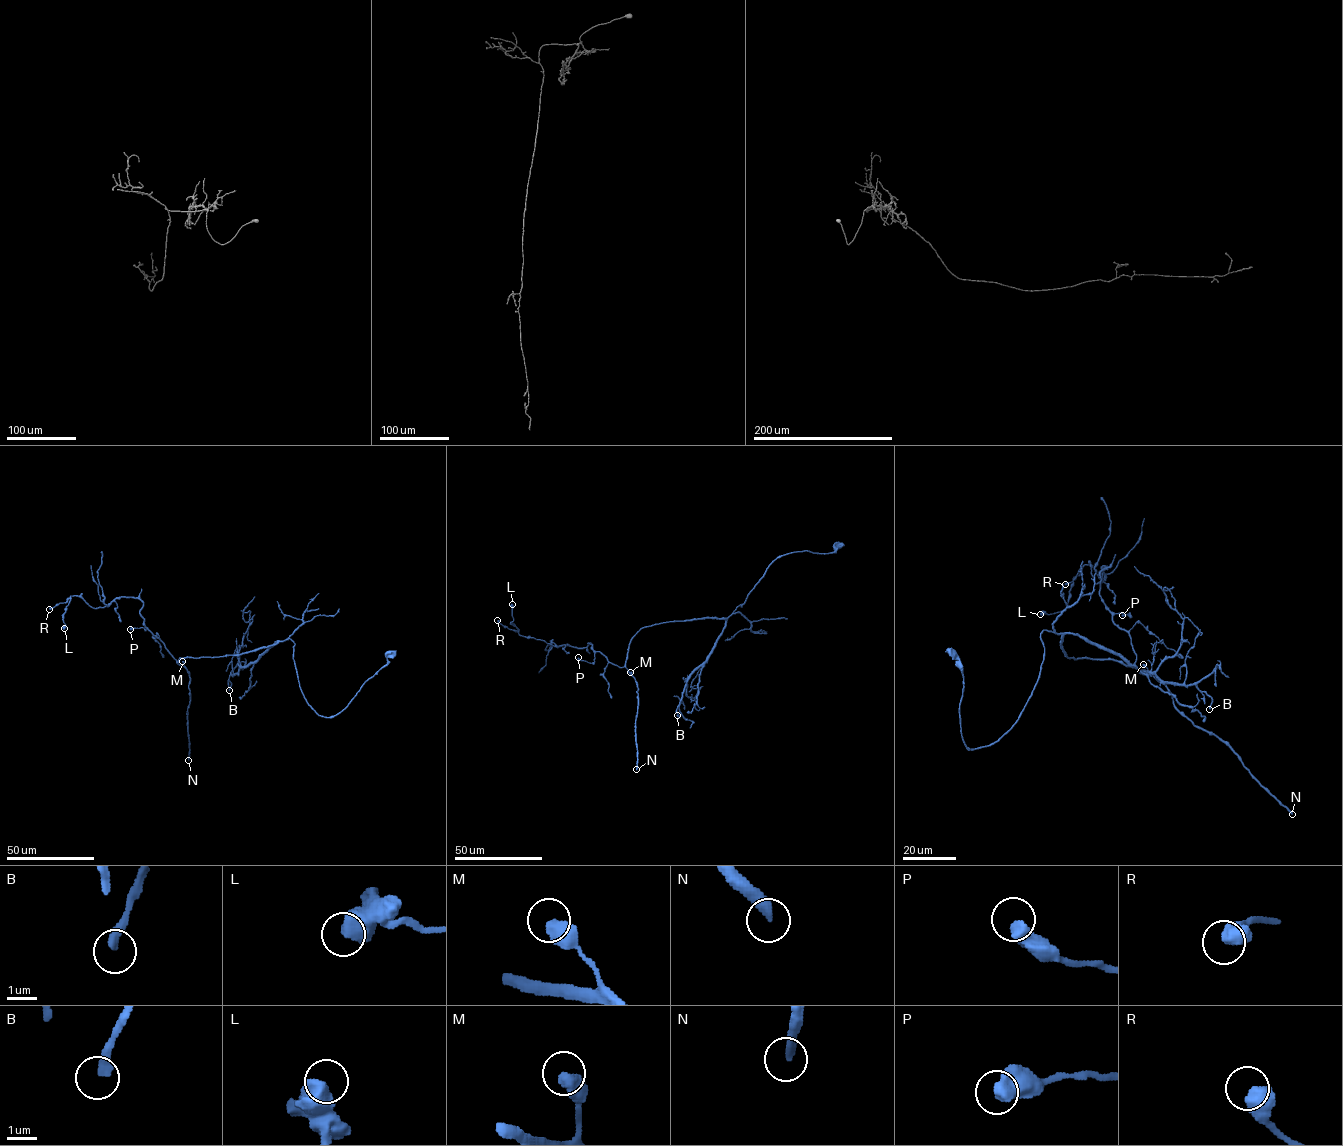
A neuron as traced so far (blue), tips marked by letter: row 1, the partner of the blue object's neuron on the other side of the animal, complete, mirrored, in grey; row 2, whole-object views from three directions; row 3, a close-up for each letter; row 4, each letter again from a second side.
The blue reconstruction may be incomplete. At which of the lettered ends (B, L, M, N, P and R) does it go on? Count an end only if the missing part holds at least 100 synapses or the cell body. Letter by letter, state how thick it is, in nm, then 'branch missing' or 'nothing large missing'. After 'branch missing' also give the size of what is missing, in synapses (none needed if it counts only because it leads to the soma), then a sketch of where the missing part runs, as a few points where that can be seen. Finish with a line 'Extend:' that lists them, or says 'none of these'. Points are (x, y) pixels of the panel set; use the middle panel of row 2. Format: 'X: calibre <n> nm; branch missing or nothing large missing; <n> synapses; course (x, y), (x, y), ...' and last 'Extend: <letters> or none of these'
B: calibre 320 nm; nothing large missing
L: calibre 700 nm; nothing large missing
M: calibre 500 nm; nothing large missing
N: calibre 360 nm; branch missing; 170 synapses
P: calibre 500 nm; nothing large missing
R: calibre 600 nm; nothing large missing
Extend: N

